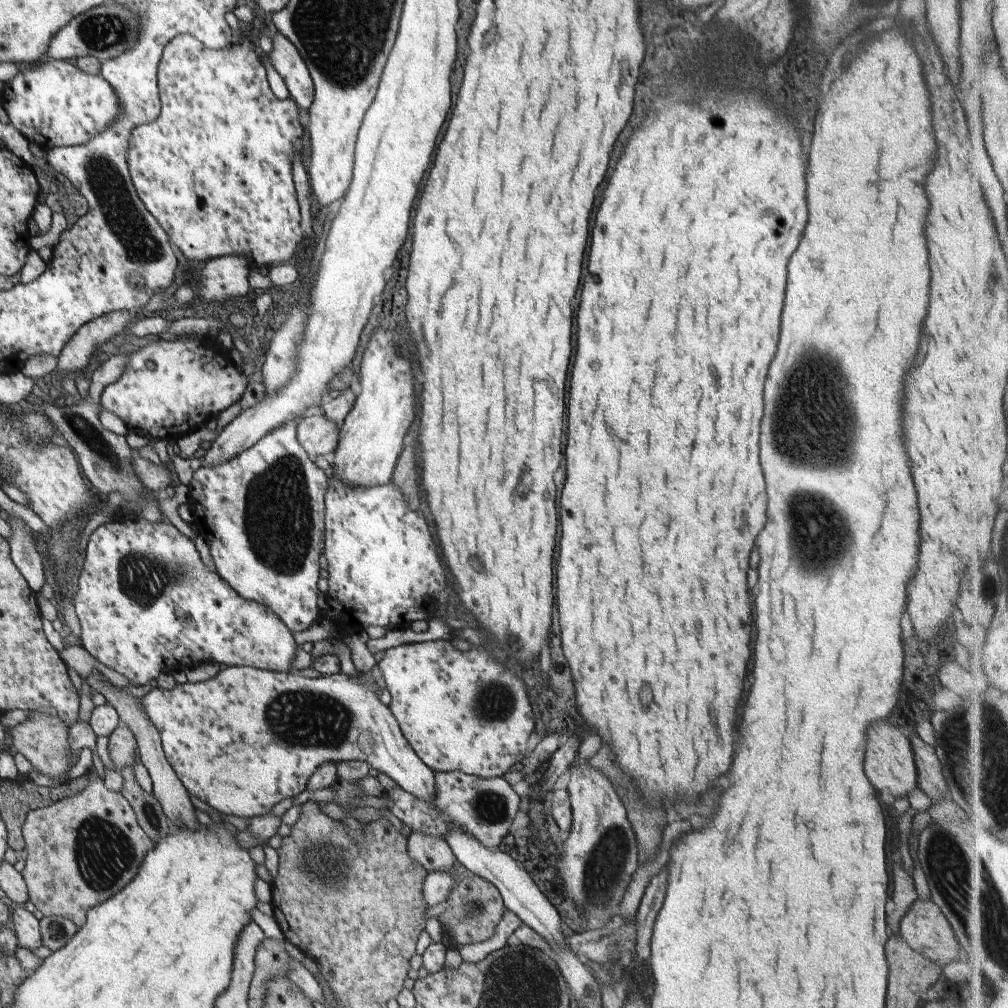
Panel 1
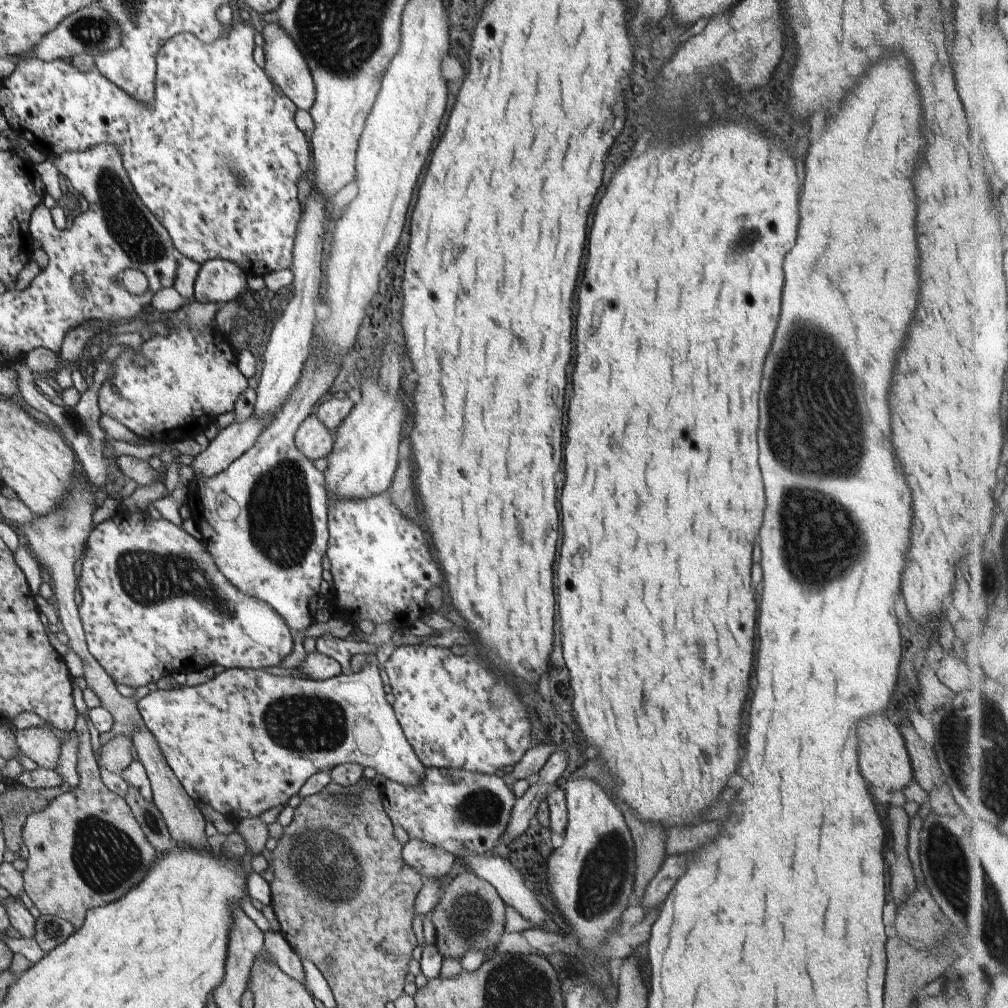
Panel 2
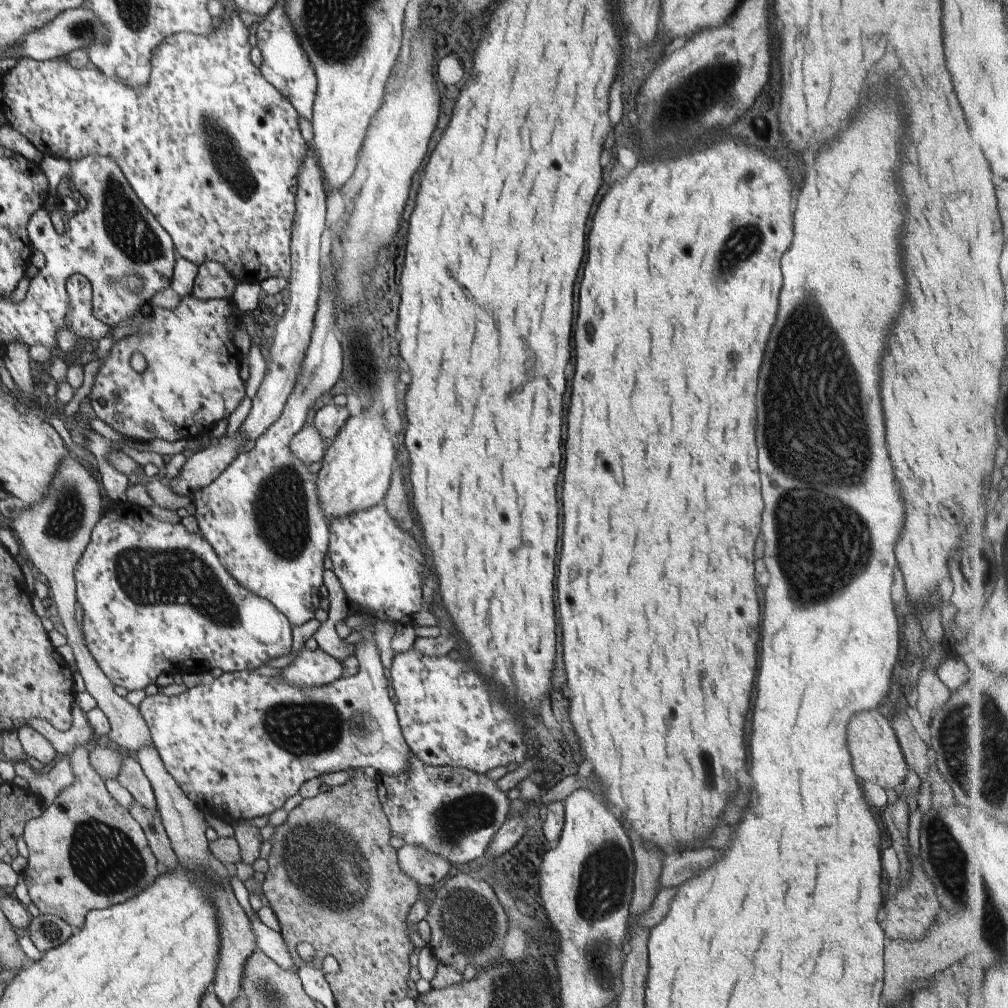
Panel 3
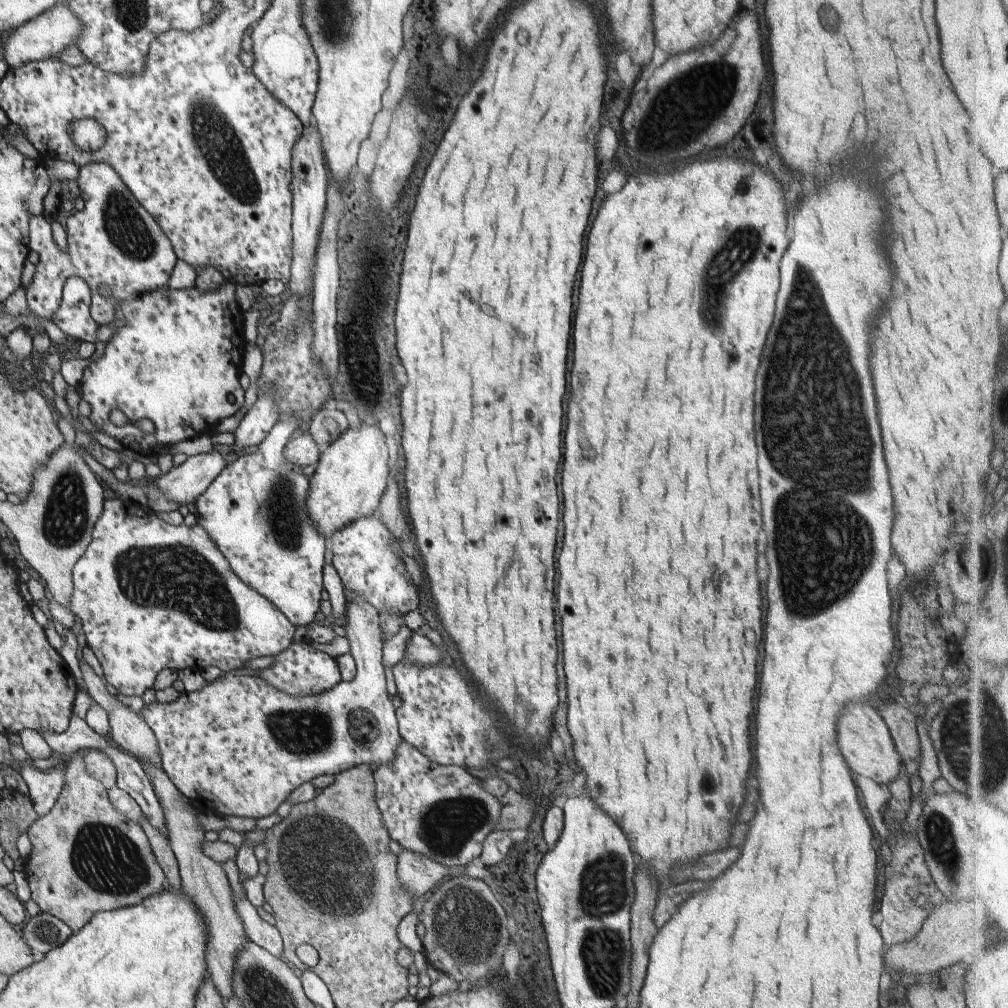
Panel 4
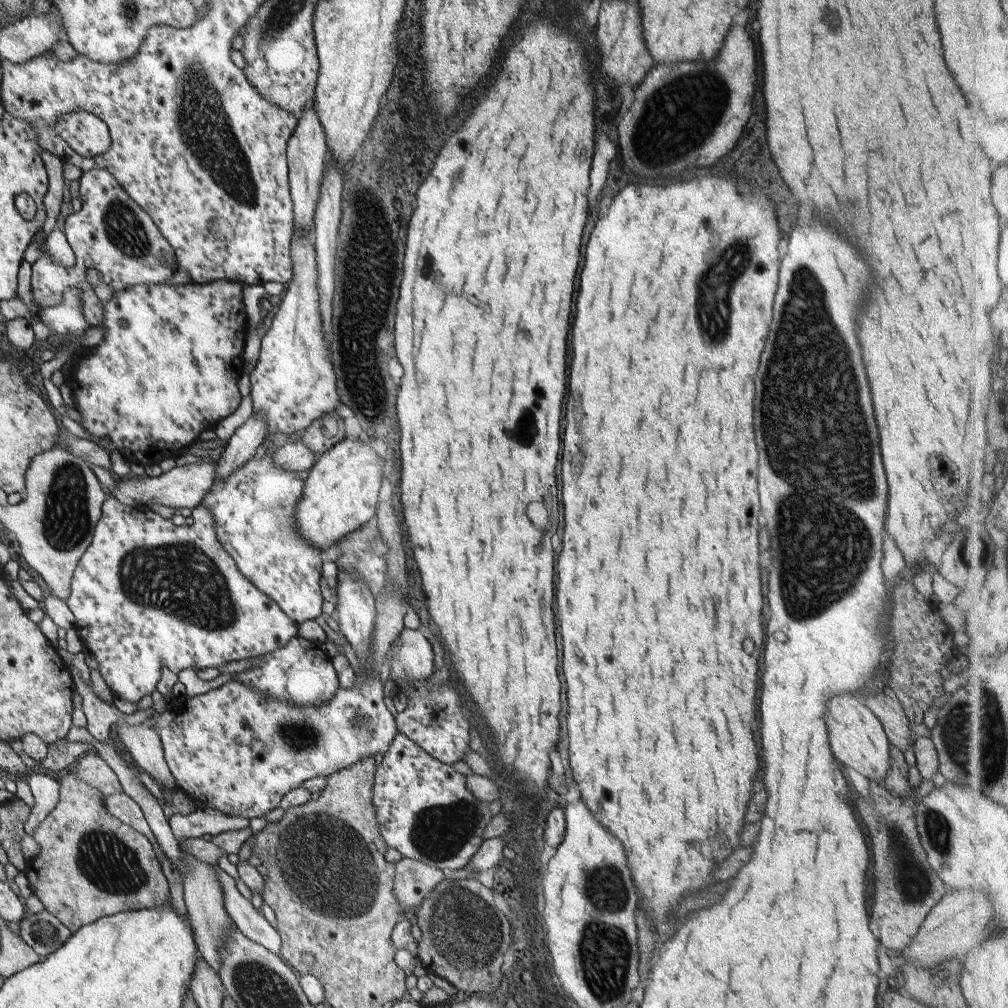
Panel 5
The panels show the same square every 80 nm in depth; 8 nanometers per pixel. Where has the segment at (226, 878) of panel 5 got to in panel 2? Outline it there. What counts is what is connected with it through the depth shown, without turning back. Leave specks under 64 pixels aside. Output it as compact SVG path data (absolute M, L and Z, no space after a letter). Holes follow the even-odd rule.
M269 929L263 932L263 948L288 976L303 984L304 971L301 958L288 944L281 931Z

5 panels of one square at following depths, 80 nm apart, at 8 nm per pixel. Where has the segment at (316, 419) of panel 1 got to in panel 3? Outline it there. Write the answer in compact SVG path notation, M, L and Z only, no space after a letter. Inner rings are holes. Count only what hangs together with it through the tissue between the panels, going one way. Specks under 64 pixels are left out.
M314 426L302 427L290 443L291 451L307 465L320 462L325 450L328 448L326 440L320 436L319 430Z

